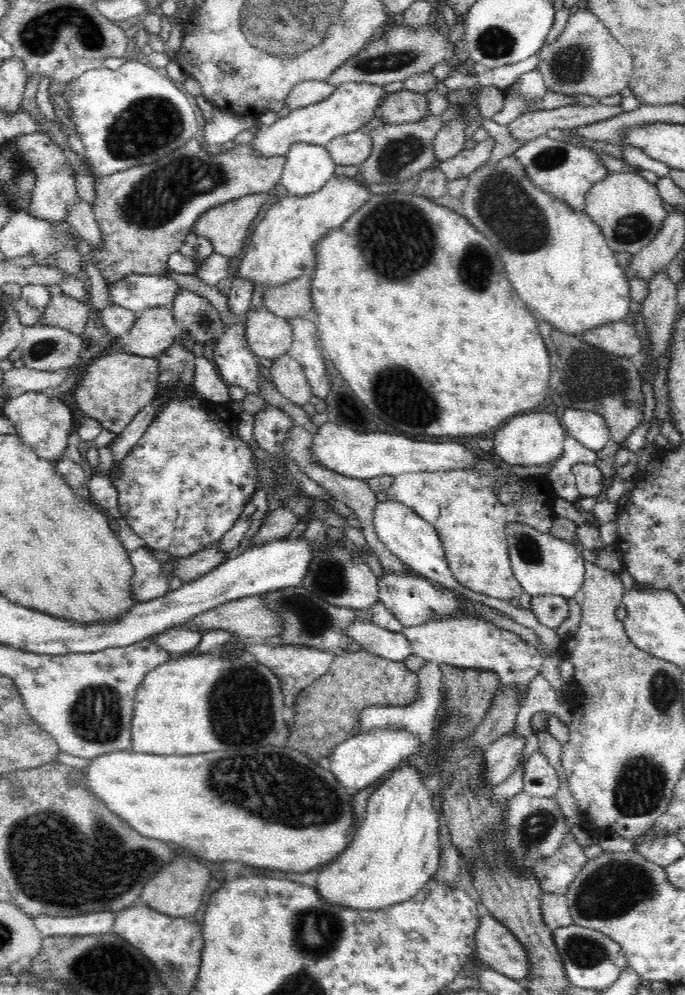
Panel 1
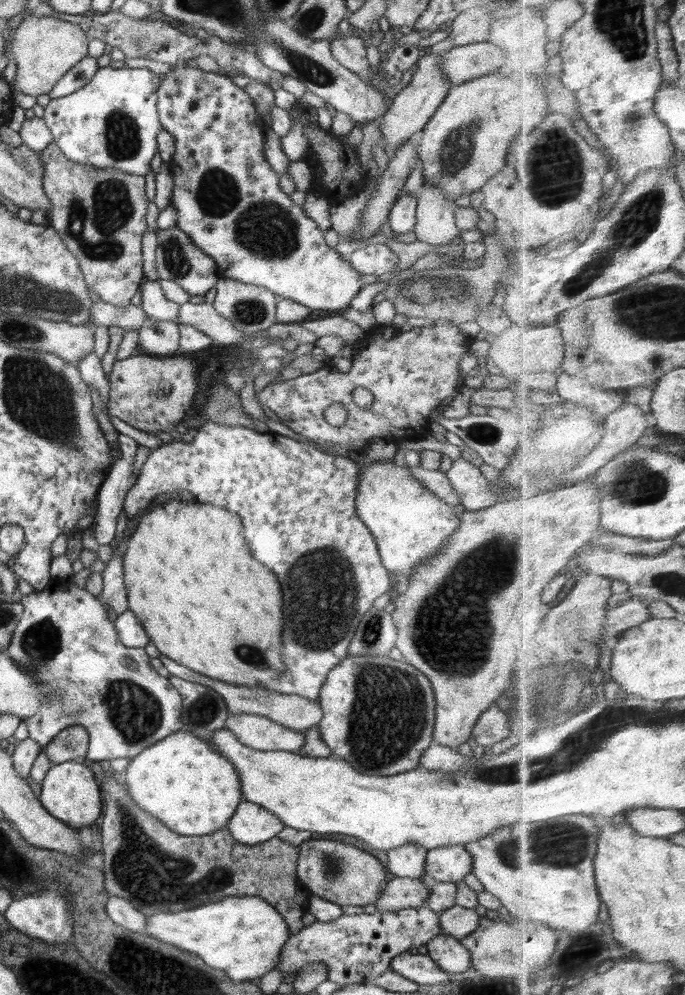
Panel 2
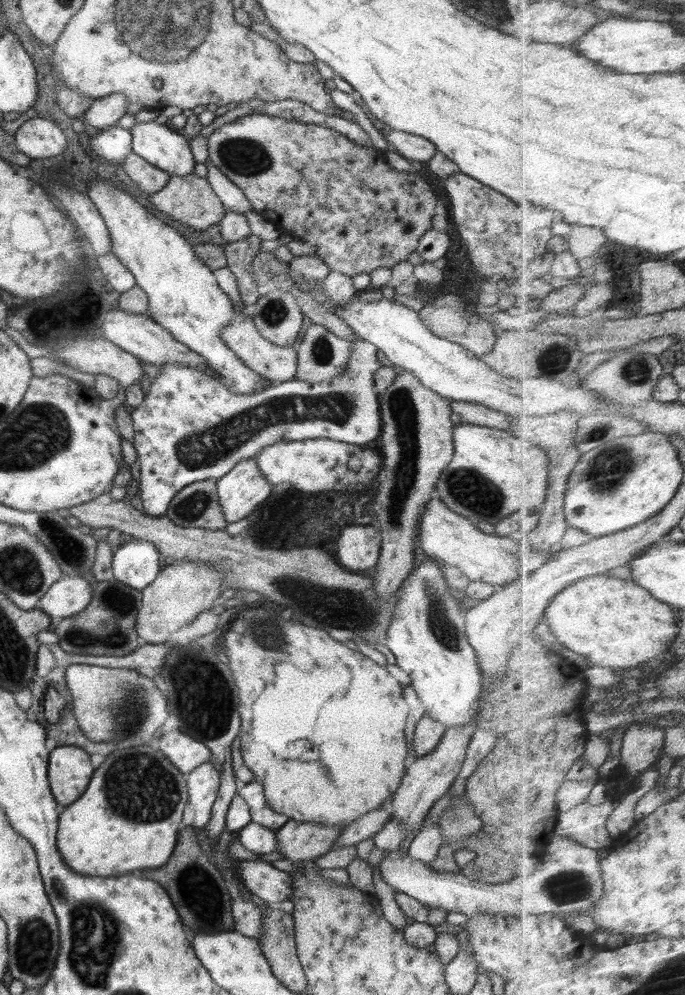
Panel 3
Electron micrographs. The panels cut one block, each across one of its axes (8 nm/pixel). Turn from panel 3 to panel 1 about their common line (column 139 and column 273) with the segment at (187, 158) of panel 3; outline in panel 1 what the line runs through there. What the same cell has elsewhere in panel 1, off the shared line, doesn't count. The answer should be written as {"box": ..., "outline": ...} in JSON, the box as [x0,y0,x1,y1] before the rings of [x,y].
{"box":[250,82,389,157],"outline":[[[347,82],[339,84],[333,93],[320,102],[290,111],[270,126],[258,128],[250,145],[258,155],[266,157],[285,156],[289,148],[297,142],[326,146],[340,135],[356,132],[374,118],[374,112],[389,92],[383,86],[366,82]]]}

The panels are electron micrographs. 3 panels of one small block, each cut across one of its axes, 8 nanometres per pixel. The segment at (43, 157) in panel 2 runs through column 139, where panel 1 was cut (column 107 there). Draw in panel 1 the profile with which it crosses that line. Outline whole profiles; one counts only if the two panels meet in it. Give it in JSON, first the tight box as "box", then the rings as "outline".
{"box":[92,139,286,287],"outline":[[[192,139],[184,146],[181,146],[180,148],[173,150],[170,154],[164,156],[164,158],[160,158],[158,162],[146,164],[146,166],[134,166],[134,168],[128,168],[128,170],[122,170],[122,172],[95,179],[94,188],[96,198],[92,205],[92,212],[94,213],[97,225],[99,226],[101,236],[103,236],[103,245],[99,249],[96,249],[96,247],[93,248],[92,260],[94,260],[95,264],[97,264],[98,270],[102,273],[104,282],[110,287],[114,282],[124,280],[124,278],[130,276],[130,274],[162,275],[164,270],[169,268],[168,260],[170,254],[182,248],[182,244],[184,244],[186,236],[188,236],[190,230],[192,230],[195,225],[196,219],[201,214],[204,214],[204,211],[207,211],[210,207],[218,206],[223,202],[237,199],[247,194],[267,193],[269,190],[272,190],[276,184],[280,183],[281,175],[284,172],[284,166],[286,166],[285,156],[276,155],[266,157],[264,155],[258,155],[256,149],[254,149],[250,143],[242,143],[224,153],[211,154],[202,148],[198,139]]]}

